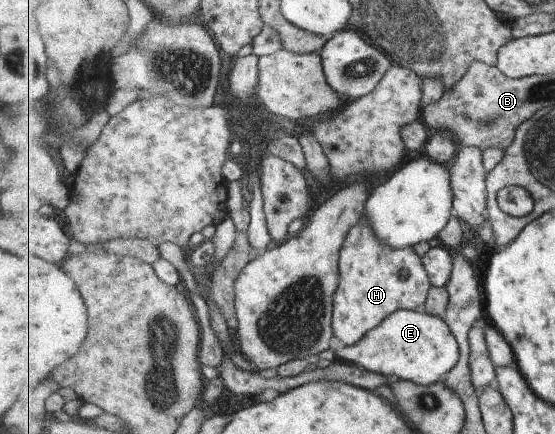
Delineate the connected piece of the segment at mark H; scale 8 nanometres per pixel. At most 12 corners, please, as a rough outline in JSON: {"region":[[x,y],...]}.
{"region":[[366,214],[342,245],[332,327],[348,346],[434,287]]}

